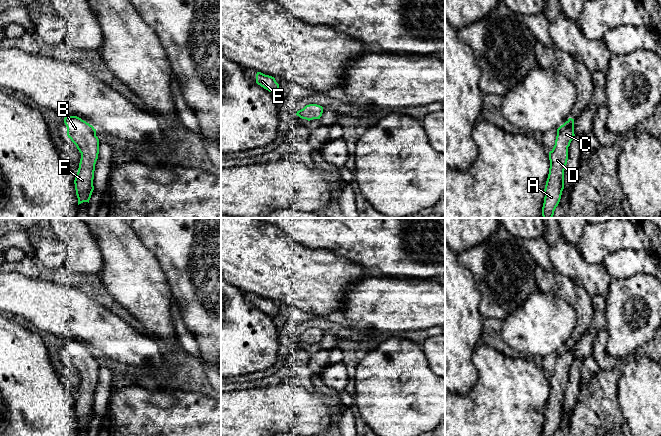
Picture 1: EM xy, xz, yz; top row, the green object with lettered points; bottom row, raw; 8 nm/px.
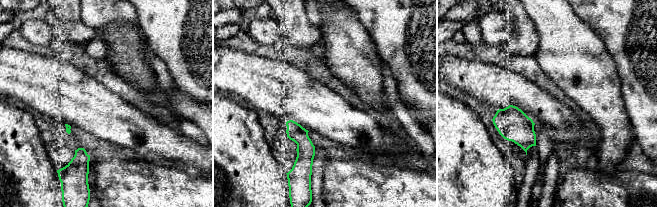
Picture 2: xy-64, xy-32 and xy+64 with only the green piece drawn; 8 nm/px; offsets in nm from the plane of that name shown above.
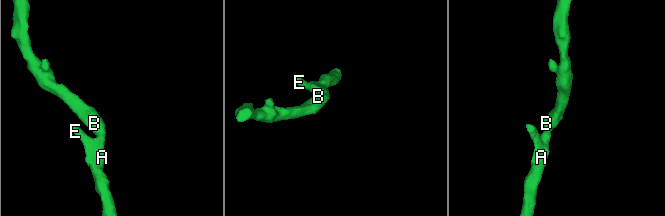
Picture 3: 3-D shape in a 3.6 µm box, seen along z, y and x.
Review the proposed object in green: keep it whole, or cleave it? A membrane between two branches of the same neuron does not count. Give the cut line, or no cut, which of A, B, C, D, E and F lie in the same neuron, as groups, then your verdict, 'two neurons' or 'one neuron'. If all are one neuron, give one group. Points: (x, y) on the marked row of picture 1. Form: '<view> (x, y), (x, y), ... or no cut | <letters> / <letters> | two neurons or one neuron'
no cut | A B C D E F | one neuron

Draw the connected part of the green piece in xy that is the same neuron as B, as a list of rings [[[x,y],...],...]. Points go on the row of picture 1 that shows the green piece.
[[[77,116],[64,118],[67,127],[67,136],[76,145],[81,153],[78,172],[74,184],[78,205],[88,202],[94,190],[93,179],[95,164],[99,154],[99,139],[96,129]]]

